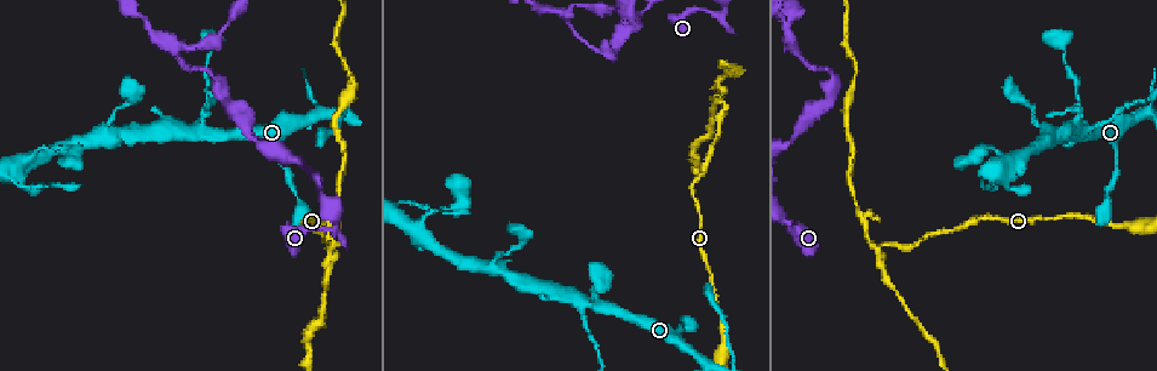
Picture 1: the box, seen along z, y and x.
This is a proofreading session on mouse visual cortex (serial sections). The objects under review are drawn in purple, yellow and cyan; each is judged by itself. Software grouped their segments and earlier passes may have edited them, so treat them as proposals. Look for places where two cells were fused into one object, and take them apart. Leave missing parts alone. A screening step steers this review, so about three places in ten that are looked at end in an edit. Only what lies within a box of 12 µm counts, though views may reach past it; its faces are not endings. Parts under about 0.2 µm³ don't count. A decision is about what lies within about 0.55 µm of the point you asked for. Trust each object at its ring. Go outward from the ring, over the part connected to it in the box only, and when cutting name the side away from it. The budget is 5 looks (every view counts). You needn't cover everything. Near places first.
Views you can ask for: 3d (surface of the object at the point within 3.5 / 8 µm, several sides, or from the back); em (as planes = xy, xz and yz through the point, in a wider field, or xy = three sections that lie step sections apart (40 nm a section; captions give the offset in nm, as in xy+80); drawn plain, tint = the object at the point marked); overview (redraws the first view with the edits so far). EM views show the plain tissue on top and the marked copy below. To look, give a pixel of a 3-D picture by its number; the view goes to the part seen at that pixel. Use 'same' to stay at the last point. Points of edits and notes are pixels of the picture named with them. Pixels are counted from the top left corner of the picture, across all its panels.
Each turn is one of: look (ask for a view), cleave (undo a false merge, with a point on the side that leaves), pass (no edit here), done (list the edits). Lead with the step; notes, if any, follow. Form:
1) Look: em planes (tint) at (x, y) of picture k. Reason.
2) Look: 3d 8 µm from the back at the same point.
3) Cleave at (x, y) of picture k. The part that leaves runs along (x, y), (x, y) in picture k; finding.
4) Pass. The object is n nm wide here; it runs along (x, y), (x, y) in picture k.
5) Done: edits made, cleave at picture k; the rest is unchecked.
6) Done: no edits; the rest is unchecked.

Look: 3d 3.5 µm from the back at (204, 134) of picture 1. Looks like a crossing.

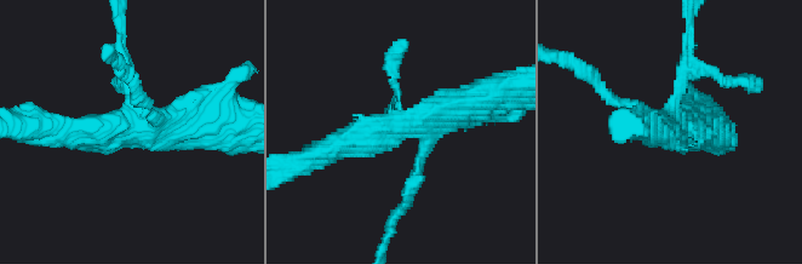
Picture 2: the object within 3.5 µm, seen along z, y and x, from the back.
Look: em xy step 1 (tint) at (120, 126) of picture 2. Shape alone is not enough.

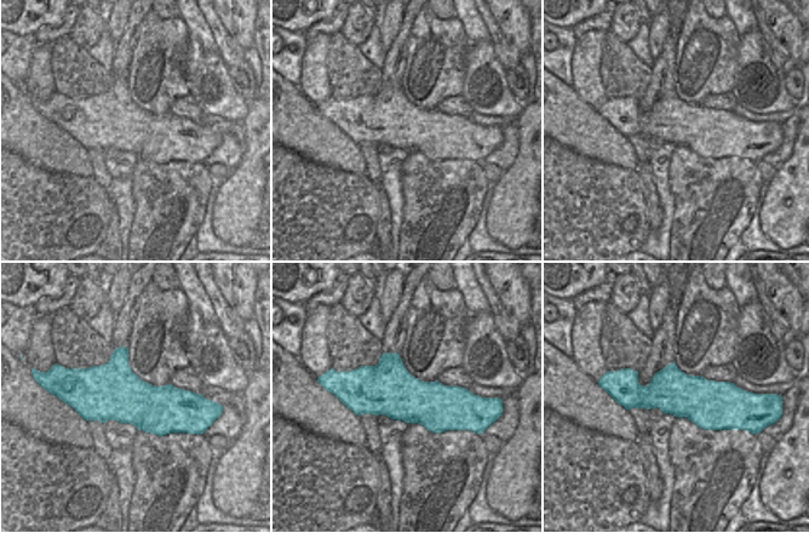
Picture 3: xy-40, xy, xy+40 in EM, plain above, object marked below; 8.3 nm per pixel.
Pass. The arms are 150, 150, 300, 350 nm wide; it runs along (615, 389), (741, 406) in picture 3; one cell here.

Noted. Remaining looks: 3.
Look: 3d 3.5 µm at (726, 10) of picture 1. Abrupt turn.

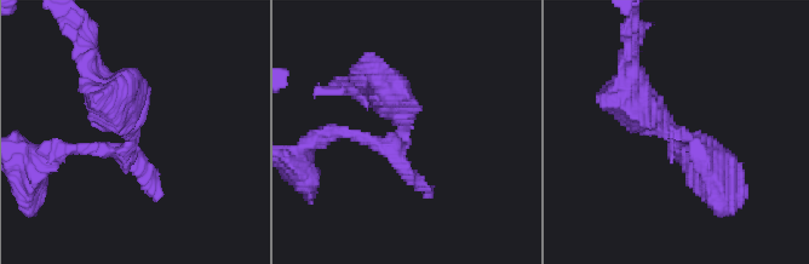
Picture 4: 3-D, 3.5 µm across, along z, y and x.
Look: em planes (tint) at (680, 136) of picture 4. Shape alone is not enough.

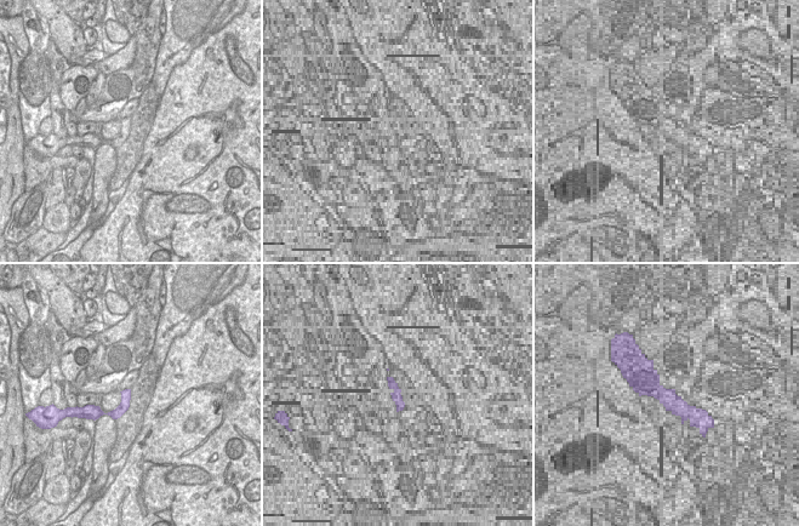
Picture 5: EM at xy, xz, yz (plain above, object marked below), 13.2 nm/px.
Pass. The object is 140 nm wide here; it runs along (127, 392), (115, 413), (89, 407) in picture 5; continuous, no second cell.

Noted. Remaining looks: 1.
Done: no edits; the rest is unchecked.

